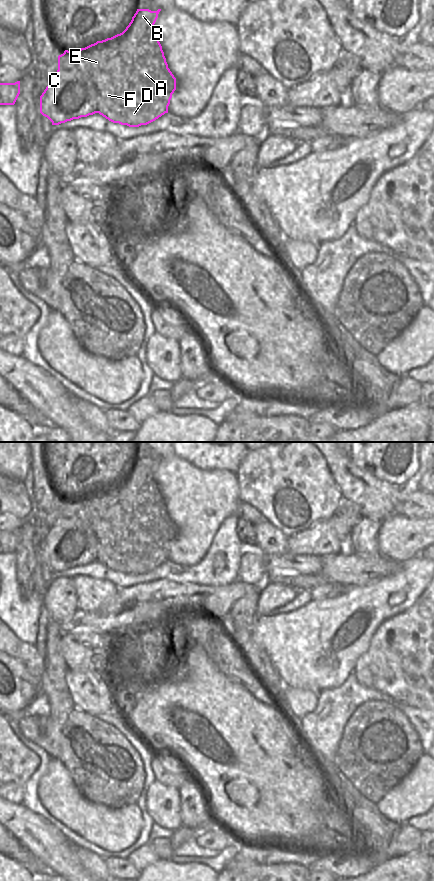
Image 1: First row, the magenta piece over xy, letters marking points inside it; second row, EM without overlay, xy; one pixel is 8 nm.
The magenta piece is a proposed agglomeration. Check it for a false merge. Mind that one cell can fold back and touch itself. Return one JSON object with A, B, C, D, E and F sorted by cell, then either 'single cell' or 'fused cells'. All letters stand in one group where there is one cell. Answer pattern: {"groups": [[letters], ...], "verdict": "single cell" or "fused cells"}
{"groups": [["A", "B", "D", "E", "F"], ["C"]], "verdict": "fused cells"}

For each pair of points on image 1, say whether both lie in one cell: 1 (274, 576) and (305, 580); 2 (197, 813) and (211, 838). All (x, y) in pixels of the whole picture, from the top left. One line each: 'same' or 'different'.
1: same
2: different

